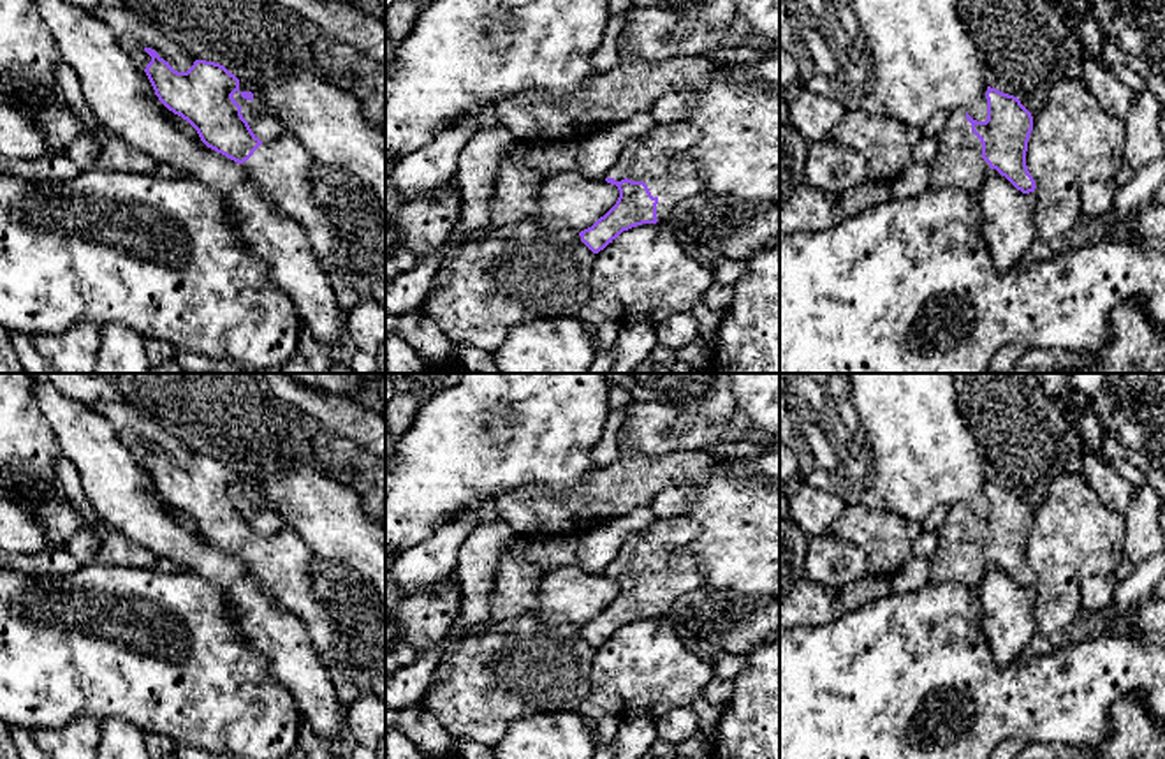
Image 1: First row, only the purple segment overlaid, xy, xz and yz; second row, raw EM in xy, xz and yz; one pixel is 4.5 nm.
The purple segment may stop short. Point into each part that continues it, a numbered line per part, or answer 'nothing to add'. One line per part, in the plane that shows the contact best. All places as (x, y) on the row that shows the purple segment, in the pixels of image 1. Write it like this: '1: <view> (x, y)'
1: xz (657, 159)

